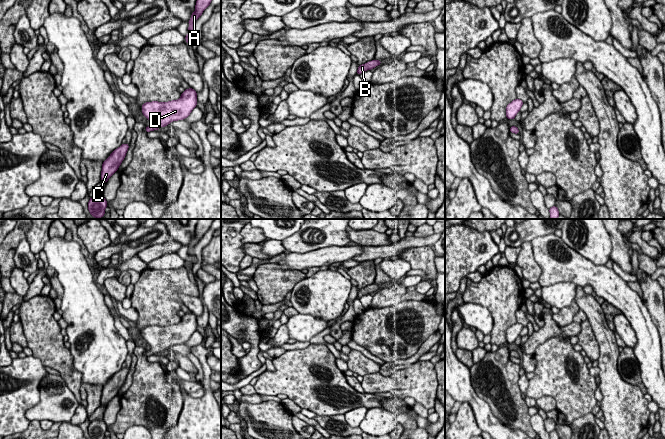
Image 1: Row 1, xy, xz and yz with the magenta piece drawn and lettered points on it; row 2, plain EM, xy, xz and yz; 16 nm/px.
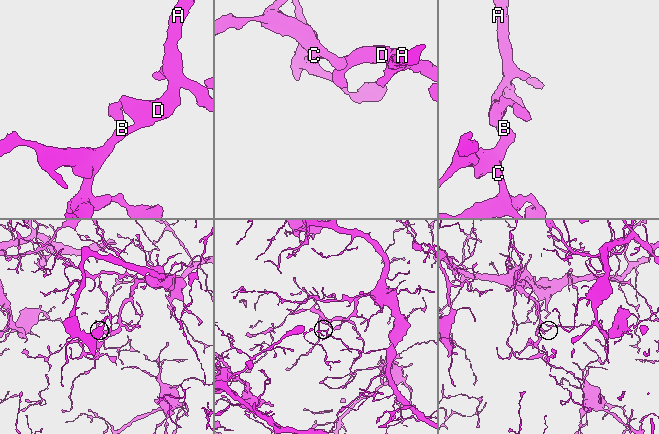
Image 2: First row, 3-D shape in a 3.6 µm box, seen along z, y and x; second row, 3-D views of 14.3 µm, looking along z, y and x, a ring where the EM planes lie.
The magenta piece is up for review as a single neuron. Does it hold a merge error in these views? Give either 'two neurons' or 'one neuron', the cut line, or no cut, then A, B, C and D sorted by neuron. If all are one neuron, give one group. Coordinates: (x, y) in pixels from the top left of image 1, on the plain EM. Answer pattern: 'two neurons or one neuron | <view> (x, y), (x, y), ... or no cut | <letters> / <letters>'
one neuron | no cut | A B C D

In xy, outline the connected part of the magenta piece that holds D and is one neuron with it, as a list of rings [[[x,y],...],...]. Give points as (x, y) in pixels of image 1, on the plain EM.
[[[185,313],[178,324],[168,326],[146,326],[142,329],[142,338],[150,345],[150,350],[145,352],[148,357],[165,351],[173,345],[184,344],[197,330],[197,316]]]

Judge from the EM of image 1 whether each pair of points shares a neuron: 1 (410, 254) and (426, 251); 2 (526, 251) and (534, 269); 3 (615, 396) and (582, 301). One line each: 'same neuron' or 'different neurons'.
1: same neuron
2: same neuron
3: same neuron

